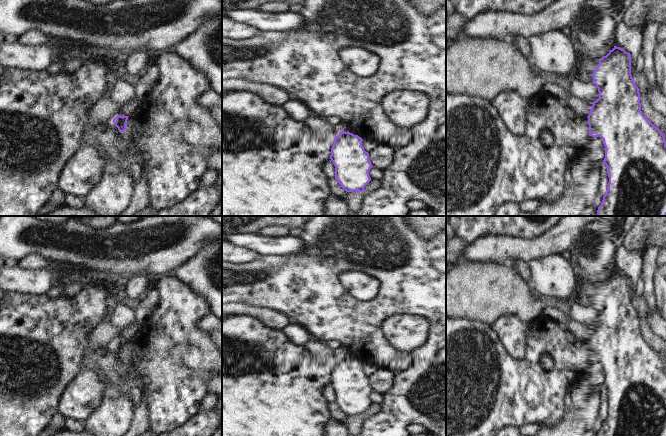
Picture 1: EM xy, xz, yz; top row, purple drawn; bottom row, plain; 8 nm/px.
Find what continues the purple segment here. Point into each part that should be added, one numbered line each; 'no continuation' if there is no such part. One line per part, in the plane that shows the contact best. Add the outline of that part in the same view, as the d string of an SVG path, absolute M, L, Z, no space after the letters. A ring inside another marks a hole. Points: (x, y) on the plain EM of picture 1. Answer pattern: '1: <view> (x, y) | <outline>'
1: yz (589, 287) | M585 278L579 279L580 284L587 295L593 295L597 292L599 288L599 282L592 282Z

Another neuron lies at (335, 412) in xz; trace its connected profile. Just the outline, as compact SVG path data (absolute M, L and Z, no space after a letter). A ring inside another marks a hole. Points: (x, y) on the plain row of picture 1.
M328 403L327 410L329 412L330 418L337 421L344 422L347 418L336 403Z

